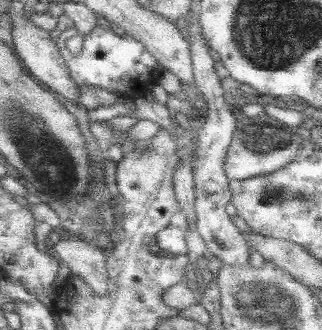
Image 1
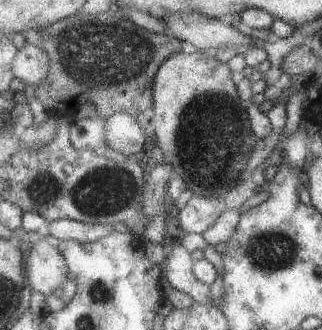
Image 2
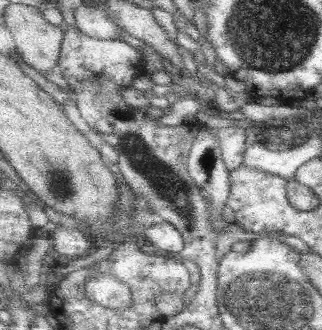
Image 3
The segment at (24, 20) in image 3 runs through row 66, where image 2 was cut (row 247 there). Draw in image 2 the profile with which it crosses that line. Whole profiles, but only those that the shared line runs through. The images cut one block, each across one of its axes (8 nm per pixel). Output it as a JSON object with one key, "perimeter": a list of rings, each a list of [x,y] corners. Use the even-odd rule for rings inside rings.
{"perimeter":[[[47,236],[31,246],[31,254],[27,258],[27,282],[35,292],[43,296],[59,294],[69,278],[71,272],[67,258],[53,246],[53,236]]]}

